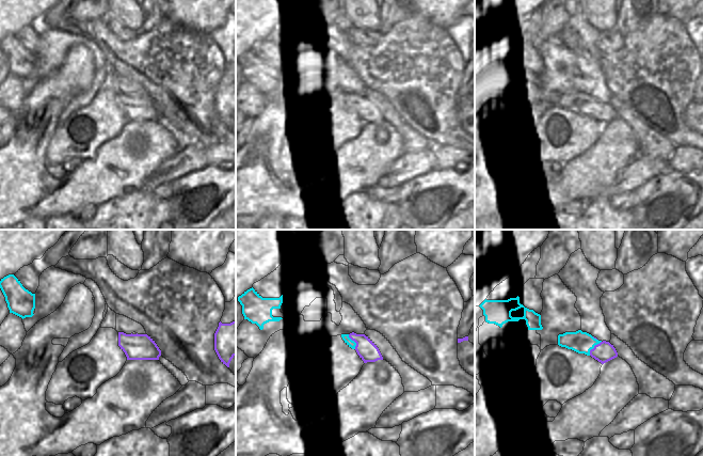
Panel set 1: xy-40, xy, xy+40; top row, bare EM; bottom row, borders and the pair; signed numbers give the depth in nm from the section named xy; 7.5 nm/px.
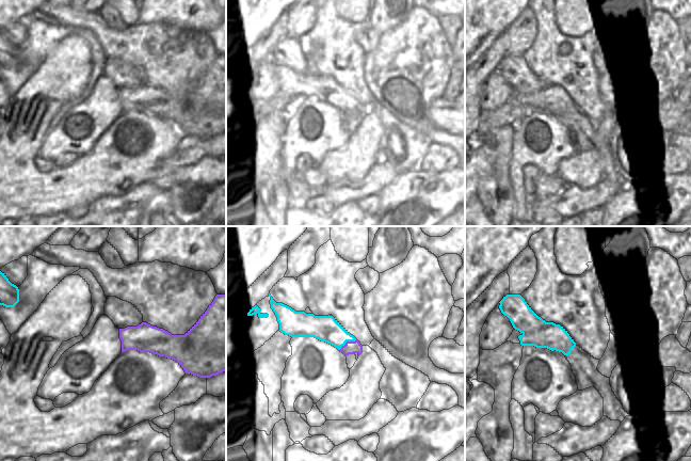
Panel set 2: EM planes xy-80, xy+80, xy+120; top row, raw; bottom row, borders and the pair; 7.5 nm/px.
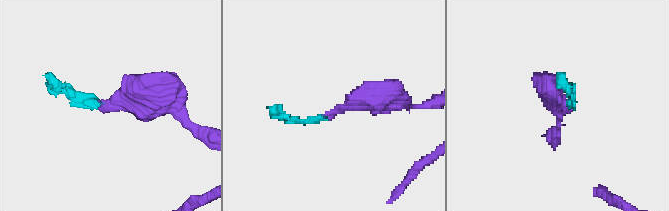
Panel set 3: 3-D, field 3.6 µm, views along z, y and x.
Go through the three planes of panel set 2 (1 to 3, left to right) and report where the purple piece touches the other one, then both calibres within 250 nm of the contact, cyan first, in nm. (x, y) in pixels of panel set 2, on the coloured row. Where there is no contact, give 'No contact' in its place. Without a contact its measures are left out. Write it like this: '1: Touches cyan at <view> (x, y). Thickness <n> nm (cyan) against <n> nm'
1: No contact
2: Touches cyan at xy+80 (347, 340). Thickness 190 nm (cyan) against 100 nm
3: No contact

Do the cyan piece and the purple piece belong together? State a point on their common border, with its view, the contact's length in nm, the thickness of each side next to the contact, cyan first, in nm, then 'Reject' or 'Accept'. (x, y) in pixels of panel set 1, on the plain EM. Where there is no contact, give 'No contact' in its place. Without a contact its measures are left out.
Touches cyan at xy+40 (593, 108). Shared border 140 nm. Thickness 160 nm (cyan) against 150 nm. Reject

